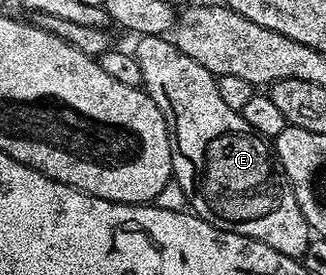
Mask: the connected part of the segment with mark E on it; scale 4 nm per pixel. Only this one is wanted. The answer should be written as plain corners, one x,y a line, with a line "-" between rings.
167,35
142,36
135,42
134,55
142,70
142,87
150,98
154,98
154,106
162,110
168,123
168,134
172,138
172,174
178,186
186,190
188,208
206,222
227,232
254,238
278,250
278,254
303,257
310,229
269,141
259,136
240,112
226,106
225,100
218,95
216,77
212,72
206,70
206,66
198,66
194,58
182,54

